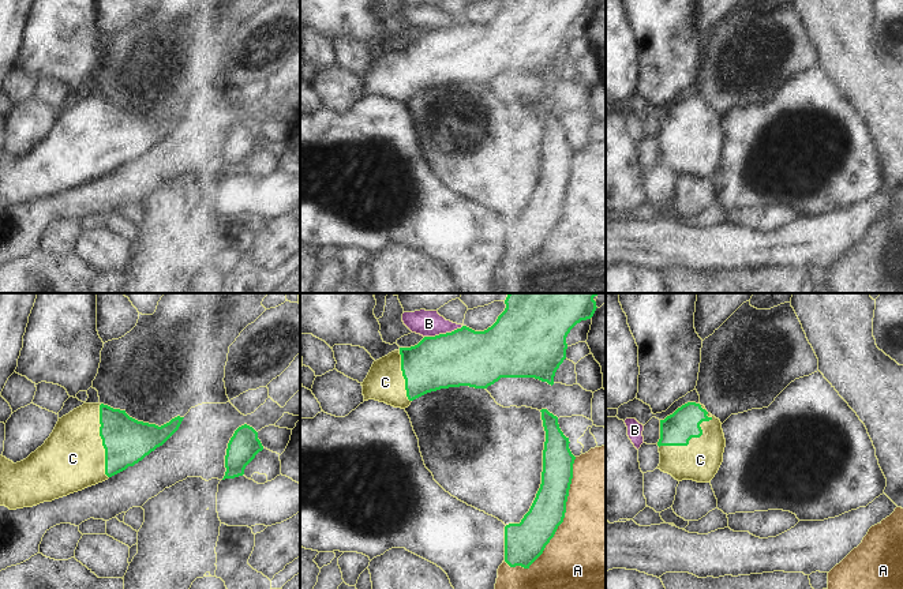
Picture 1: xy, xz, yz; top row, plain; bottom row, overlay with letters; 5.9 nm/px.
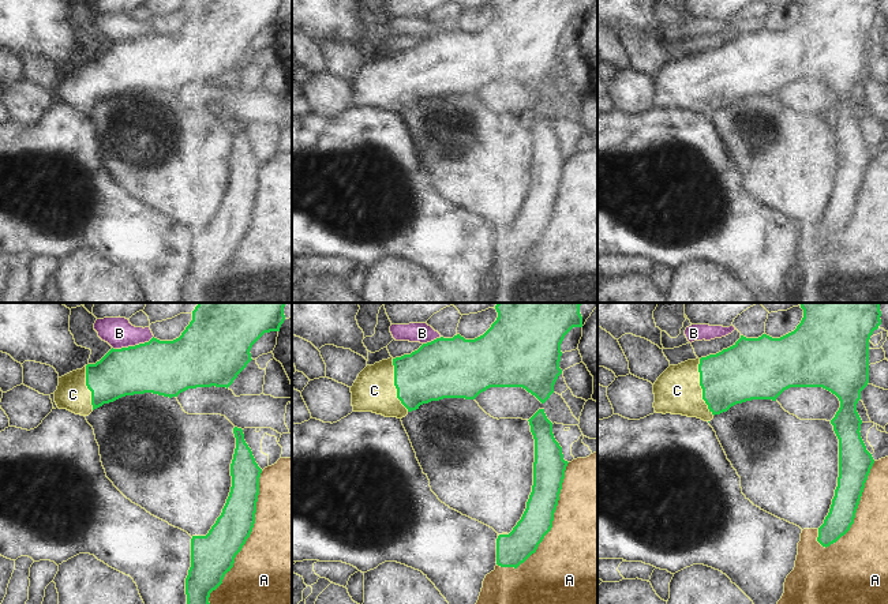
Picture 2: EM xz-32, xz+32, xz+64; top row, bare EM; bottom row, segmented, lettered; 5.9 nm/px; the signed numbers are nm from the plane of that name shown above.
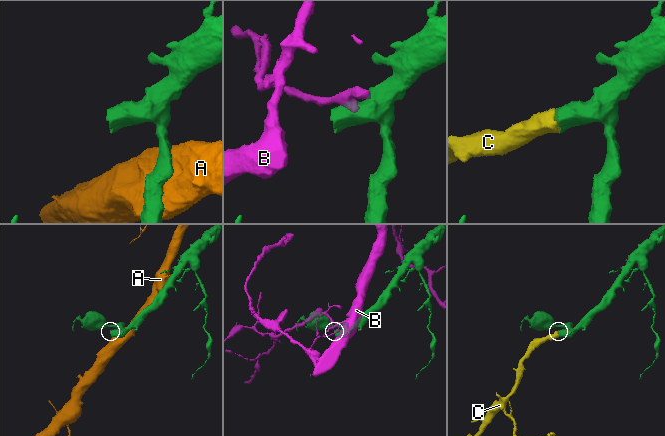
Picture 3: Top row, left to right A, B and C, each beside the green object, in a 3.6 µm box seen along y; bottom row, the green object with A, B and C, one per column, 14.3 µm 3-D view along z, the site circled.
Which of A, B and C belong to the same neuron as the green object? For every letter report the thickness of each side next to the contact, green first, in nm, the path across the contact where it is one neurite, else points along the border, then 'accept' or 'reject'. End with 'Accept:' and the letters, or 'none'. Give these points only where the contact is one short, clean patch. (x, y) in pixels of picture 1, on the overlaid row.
A: 240/500 nm | reject
B: 340/160 nm | along xz (463, 326), (424, 337) | reject
C: 190/240 nm | accept
Accept: C

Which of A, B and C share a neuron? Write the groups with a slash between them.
A / B / C

